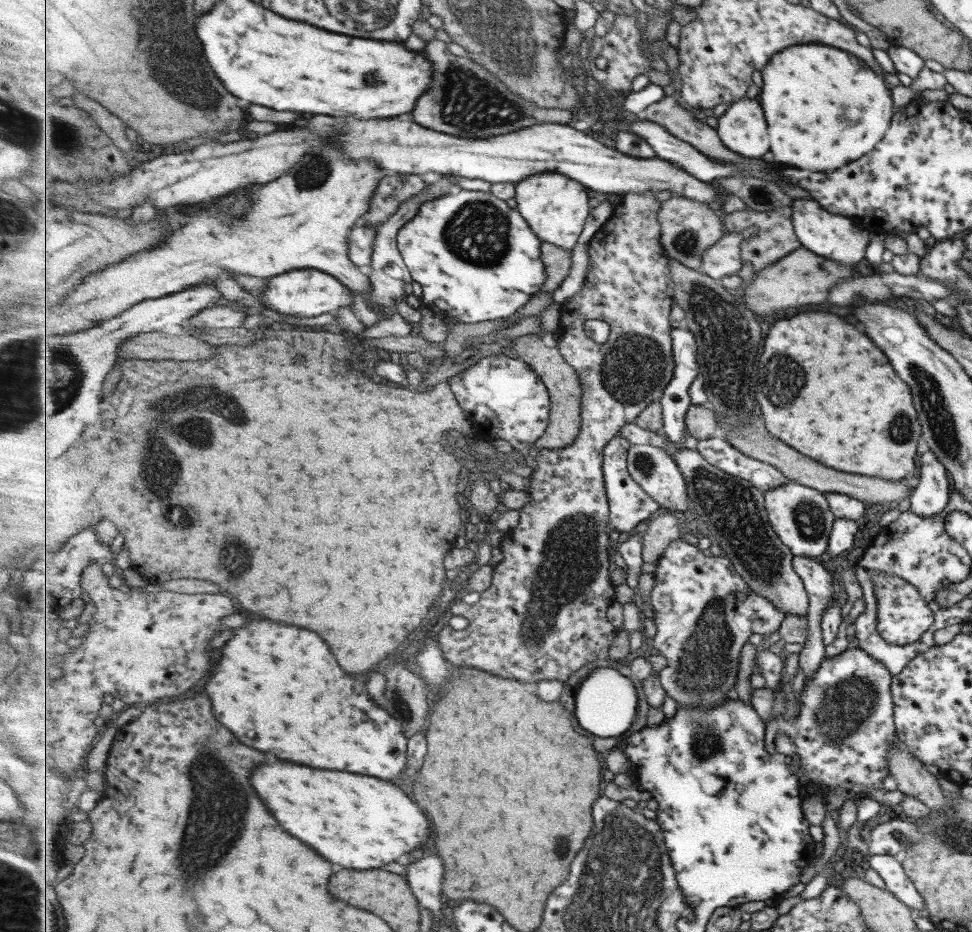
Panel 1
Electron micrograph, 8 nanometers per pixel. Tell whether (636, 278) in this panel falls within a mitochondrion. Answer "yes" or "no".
no

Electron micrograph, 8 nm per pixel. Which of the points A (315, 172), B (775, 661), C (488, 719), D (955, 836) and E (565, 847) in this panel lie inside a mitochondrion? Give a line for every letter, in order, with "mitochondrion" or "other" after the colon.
A: mitochondrion
B: other
C: other
D: mitochondrion
E: mitochondrion

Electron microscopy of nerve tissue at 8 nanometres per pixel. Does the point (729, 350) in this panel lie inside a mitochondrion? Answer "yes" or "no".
yes

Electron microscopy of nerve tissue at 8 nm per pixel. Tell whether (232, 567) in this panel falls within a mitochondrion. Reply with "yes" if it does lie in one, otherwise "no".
yes

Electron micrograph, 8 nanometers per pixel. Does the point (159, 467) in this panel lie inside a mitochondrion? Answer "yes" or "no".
yes

